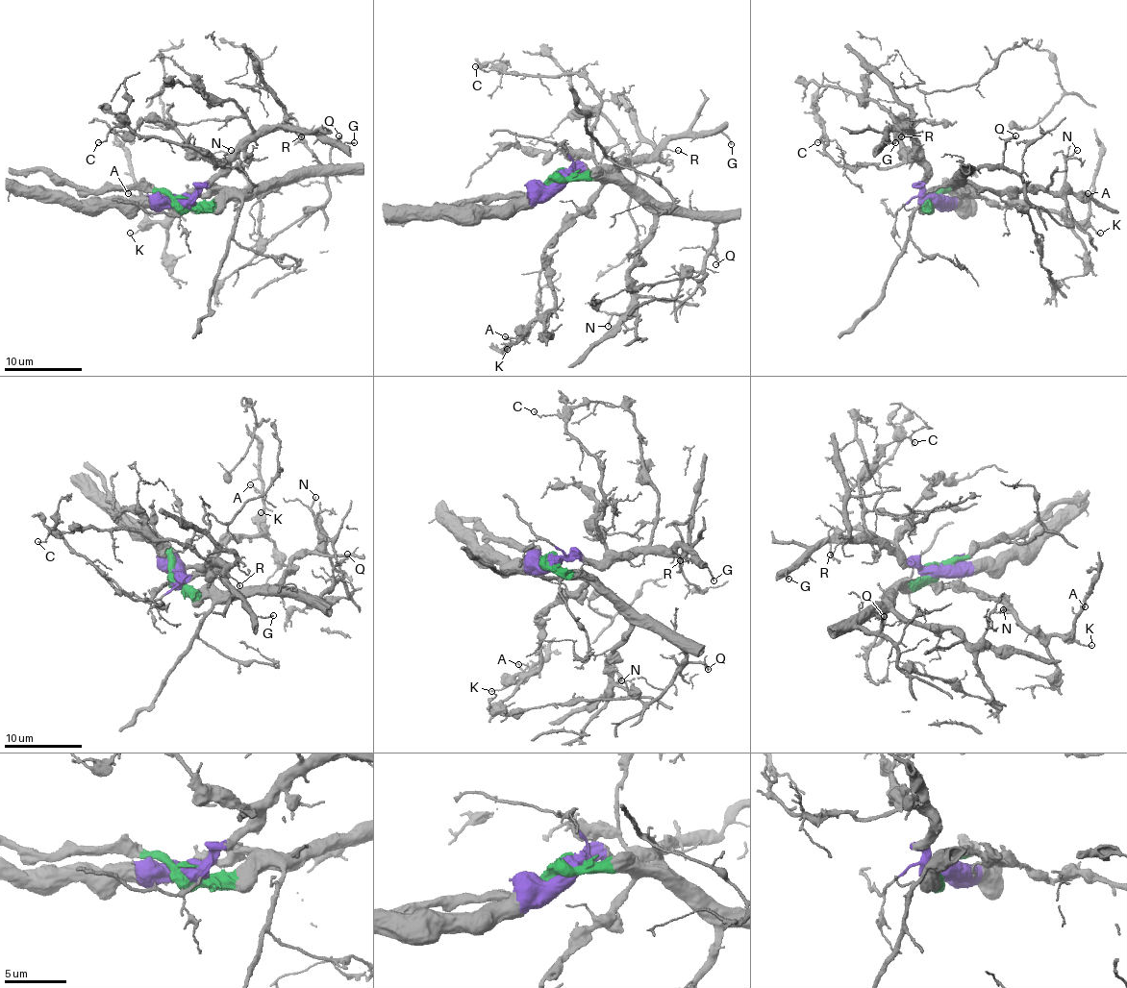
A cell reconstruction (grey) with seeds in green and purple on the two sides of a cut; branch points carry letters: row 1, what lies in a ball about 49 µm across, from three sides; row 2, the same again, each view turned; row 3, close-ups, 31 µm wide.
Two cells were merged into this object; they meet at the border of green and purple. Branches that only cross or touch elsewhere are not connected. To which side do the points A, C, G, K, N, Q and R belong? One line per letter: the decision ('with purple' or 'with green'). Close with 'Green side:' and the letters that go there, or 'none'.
A: with green
C: with purple
G: with purple
K: with green
N: with green
Q: with green
R: with purple
Green side: A, K, N, Q

